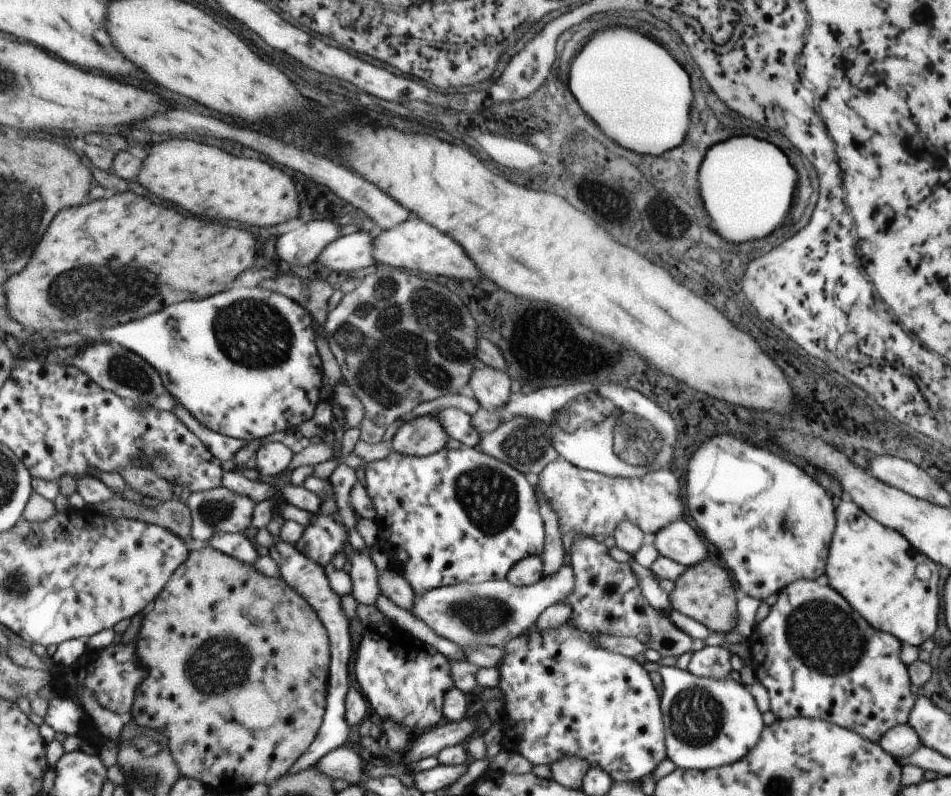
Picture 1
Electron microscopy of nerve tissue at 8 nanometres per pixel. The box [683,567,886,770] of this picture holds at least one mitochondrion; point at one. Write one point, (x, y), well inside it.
(824, 632)

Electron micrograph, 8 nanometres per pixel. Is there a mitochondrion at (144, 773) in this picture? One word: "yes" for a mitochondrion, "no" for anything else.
yes

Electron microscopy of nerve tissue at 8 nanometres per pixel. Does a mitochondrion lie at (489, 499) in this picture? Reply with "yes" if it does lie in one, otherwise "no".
yes

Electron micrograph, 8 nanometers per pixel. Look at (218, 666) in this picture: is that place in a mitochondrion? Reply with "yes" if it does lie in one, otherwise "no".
yes

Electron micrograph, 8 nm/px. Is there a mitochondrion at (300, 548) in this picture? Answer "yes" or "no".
no

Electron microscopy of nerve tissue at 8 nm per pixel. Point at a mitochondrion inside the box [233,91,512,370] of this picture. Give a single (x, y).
(429, 309)

